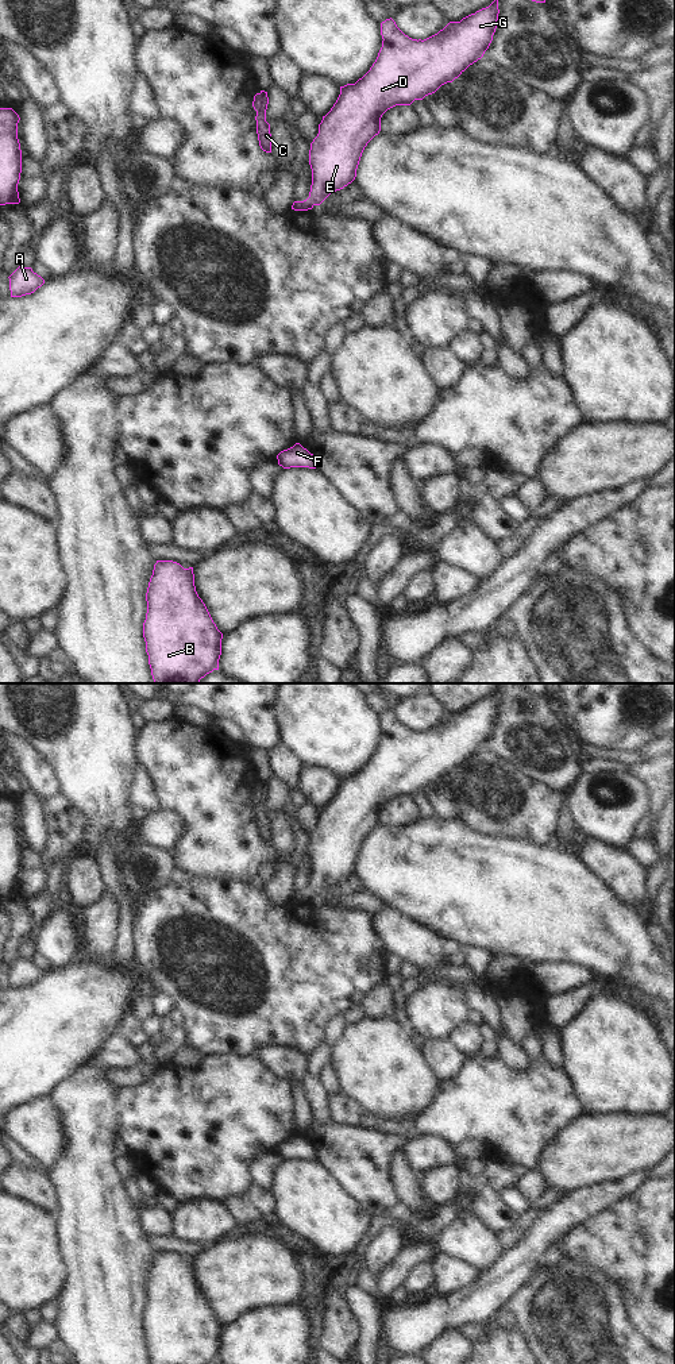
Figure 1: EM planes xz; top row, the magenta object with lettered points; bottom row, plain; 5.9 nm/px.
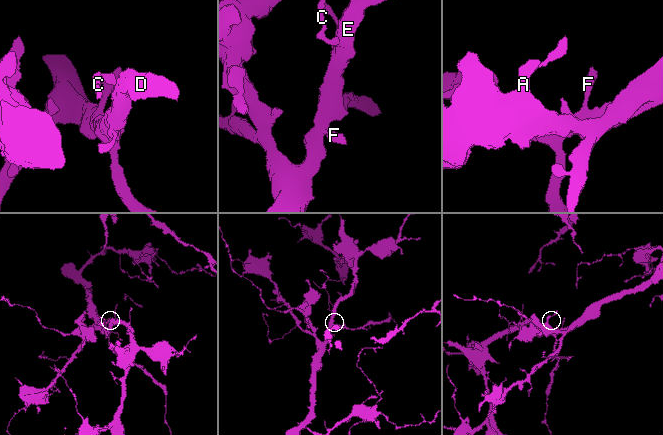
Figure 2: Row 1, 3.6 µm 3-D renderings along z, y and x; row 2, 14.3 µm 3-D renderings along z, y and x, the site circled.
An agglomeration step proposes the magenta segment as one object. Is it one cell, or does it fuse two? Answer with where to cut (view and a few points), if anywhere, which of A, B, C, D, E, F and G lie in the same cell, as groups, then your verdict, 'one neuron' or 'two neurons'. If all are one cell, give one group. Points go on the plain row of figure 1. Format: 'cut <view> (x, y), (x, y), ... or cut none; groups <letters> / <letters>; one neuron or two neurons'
cut none; groups A B C D E F G; one neuron

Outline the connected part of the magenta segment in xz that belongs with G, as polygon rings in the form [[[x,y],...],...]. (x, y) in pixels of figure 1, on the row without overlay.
[[[498,690],[460,713],[450,713],[437,725],[421,732],[405,727],[390,709],[381,714],[382,739],[370,762],[355,775],[340,778],[340,786],[323,808],[319,825],[310,835],[312,876],[309,889],[294,893],[292,901],[308,902],[320,897],[331,885],[343,881],[356,868],[367,835],[379,825],[382,806],[396,797],[410,797],[452,774],[489,740],[498,712]]]

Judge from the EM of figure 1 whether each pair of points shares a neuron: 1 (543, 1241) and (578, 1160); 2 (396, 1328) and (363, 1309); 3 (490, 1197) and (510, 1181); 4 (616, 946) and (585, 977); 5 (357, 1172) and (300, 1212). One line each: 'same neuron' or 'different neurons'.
1: different neurons
2: different neurons
3: different neurons
4: different neurons
5: different neurons

